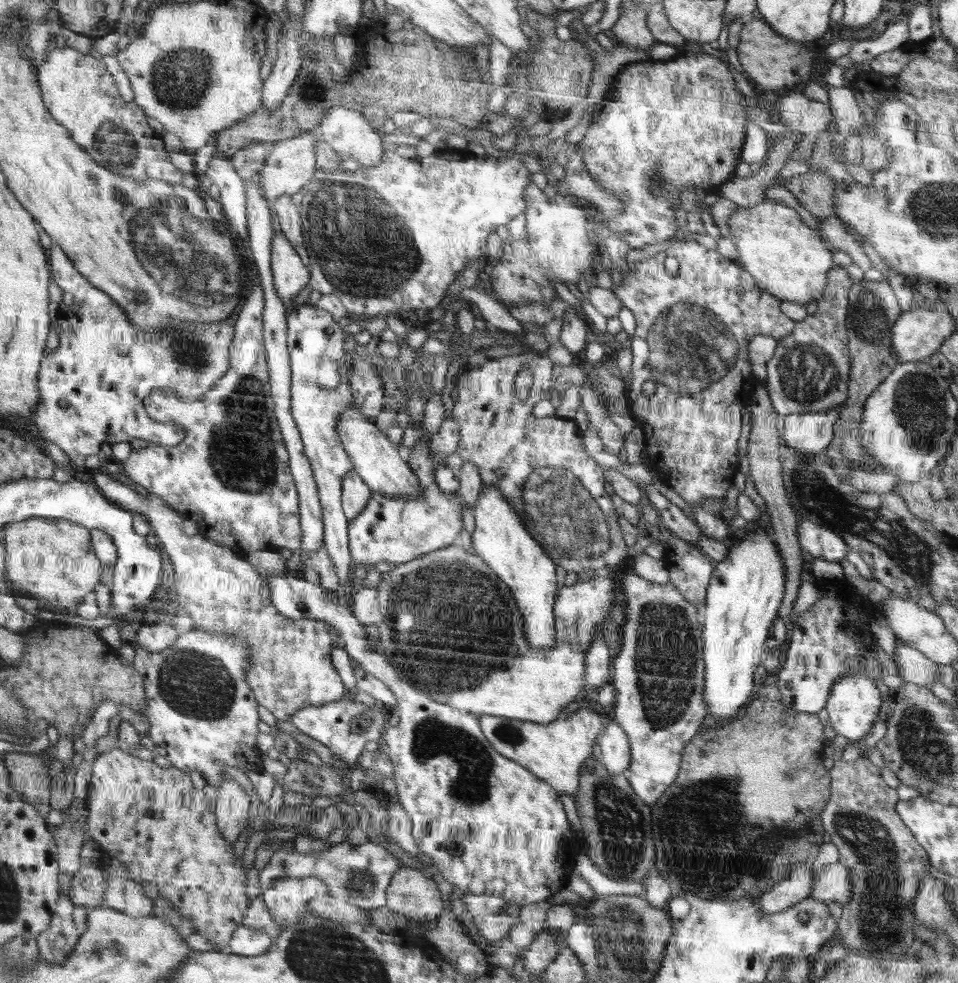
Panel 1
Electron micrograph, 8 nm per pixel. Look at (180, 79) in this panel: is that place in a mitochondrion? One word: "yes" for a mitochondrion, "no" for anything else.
yes

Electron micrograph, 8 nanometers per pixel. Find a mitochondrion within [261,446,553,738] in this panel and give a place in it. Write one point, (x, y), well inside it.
(450, 588)

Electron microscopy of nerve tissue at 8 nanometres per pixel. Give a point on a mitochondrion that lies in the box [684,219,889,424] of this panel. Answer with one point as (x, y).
(807, 373)

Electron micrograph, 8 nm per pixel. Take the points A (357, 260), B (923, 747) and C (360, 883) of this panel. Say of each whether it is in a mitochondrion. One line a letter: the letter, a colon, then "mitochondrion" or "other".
A: mitochondrion
B: mitochondrion
C: mitochondrion

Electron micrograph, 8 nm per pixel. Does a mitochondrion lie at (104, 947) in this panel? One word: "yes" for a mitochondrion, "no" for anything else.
yes

